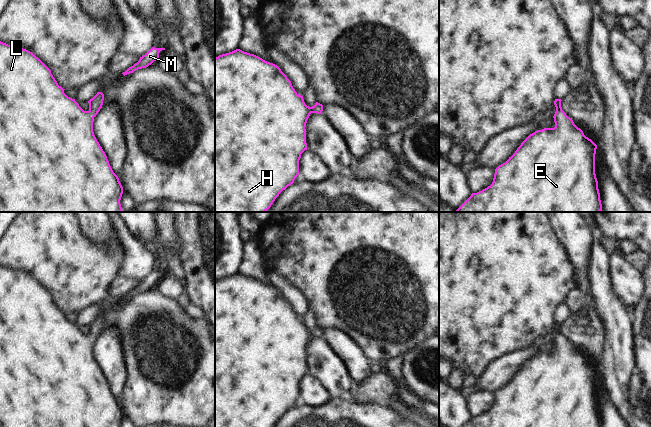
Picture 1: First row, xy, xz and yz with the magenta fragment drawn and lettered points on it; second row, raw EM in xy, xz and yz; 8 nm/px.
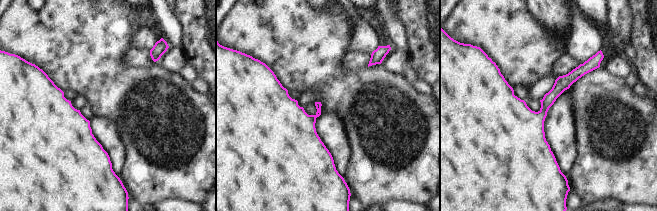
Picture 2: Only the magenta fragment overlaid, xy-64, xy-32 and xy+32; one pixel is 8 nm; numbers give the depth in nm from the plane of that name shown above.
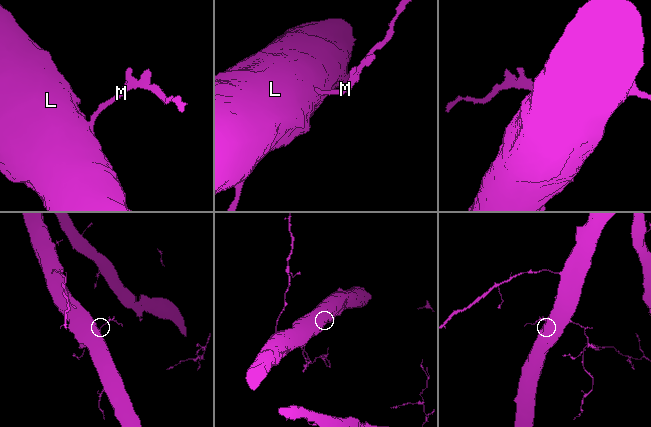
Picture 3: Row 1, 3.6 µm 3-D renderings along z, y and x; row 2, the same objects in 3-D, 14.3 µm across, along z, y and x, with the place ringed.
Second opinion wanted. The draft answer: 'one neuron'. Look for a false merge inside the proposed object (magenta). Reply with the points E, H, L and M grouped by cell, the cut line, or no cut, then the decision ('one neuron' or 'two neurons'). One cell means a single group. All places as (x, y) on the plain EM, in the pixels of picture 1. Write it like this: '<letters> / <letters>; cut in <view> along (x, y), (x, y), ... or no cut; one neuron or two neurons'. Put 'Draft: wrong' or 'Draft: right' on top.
Draft: right
E H L M; no cut; one neuron

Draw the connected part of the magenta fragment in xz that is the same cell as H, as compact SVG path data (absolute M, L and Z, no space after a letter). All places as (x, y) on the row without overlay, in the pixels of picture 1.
M236 273L215 282L215 427L273 427L279 418L294 407L299 399L299 384L307 374L306 347L311 337L322 338L323 329L316 326L309 331L303 320L293 312L291 305L281 293L262 282Z

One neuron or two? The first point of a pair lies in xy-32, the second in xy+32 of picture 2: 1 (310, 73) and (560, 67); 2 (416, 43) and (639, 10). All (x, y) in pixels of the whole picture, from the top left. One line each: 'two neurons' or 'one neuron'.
1: two neurons
2: one neuron

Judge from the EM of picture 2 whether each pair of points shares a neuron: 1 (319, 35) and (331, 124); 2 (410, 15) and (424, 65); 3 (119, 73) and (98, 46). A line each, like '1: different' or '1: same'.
1: different
2: same
3: same

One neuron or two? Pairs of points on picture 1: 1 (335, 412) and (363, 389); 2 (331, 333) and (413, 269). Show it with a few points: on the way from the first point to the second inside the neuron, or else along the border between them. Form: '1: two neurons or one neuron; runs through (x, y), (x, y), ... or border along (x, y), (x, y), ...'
1: two neurons; border along (344, 396), (356, 401), (374, 402)
2: two neurons; border along (323, 328), (341, 329), (356, 343)

